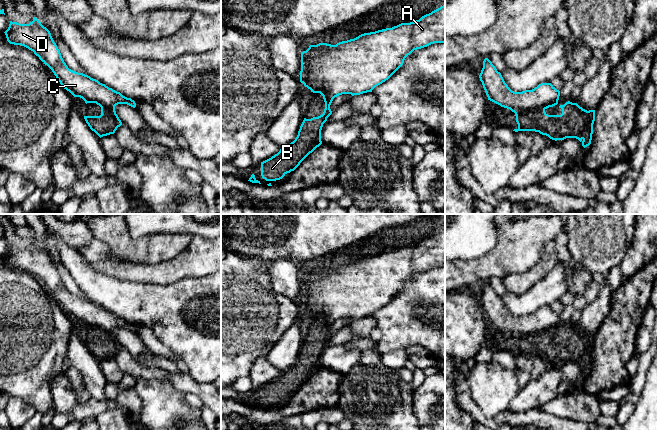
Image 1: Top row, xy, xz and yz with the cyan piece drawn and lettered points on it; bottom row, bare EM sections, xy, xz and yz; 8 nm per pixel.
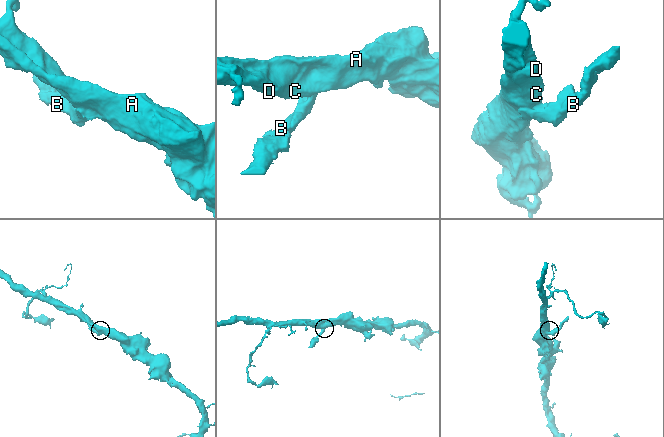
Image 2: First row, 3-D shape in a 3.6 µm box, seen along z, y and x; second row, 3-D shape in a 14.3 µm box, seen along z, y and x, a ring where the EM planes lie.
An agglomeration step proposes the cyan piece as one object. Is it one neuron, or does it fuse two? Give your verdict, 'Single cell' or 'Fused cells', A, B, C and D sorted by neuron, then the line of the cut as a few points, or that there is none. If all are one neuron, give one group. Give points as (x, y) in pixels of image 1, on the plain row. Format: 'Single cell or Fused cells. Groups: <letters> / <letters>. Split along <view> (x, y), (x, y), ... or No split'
Fused cells. Groups: A C D / B. Split along yz (557, 323), (532, 334), (502, 330)

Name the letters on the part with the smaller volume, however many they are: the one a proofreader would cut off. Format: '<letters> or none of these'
B

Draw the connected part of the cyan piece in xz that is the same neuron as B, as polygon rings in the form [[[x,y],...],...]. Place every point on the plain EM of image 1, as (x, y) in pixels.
[[[313,312],[313,317],[320,317],[325,326],[322,339],[311,343],[304,342],[298,359],[293,366],[281,371],[280,375],[271,382],[261,386],[261,400],[266,405],[282,403],[287,397],[294,395],[300,387],[317,371],[322,368],[321,354],[327,342],[332,338],[329,323],[322,314]]]

